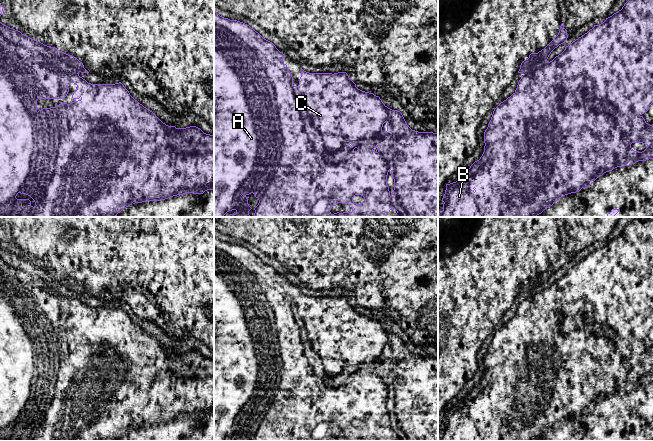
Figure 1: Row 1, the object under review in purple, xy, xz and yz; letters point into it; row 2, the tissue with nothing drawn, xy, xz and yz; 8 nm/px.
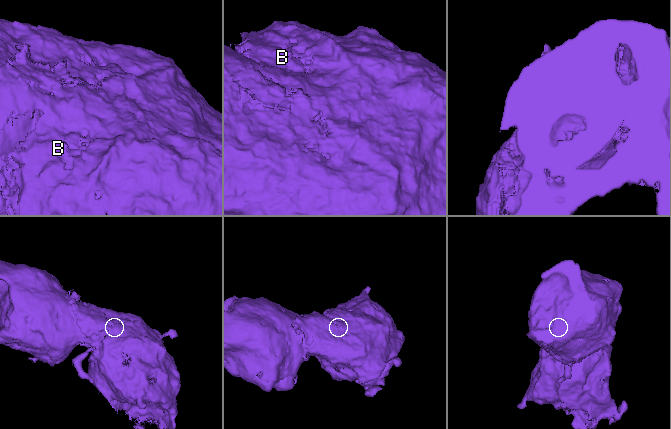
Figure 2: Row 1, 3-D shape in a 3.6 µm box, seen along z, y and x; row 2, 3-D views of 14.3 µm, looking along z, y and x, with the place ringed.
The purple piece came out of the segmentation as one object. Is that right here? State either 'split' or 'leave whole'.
split

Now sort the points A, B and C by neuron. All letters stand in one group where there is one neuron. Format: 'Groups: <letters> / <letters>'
Groups: A / B C

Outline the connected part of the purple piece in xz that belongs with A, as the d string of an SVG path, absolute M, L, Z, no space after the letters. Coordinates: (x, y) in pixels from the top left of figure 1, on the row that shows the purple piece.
M214 48L214 217L224 217L232 210L236 213L229 217L251 217L249 211L252 208L246 196L251 194L255 183L265 179L269 161L269 135L275 132L275 125L280 120L289 117L289 113L268 112L266 108L250 104L239 75L221 51Z

